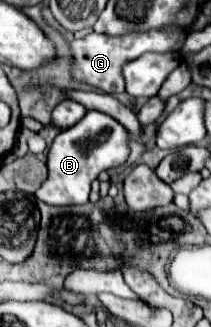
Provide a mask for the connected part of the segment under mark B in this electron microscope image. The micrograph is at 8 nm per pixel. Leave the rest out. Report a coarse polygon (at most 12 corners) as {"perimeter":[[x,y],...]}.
{"perimeter":[[87,112],[61,130],[35,192],[87,204],[99,172],[129,156],[125,128]]}

